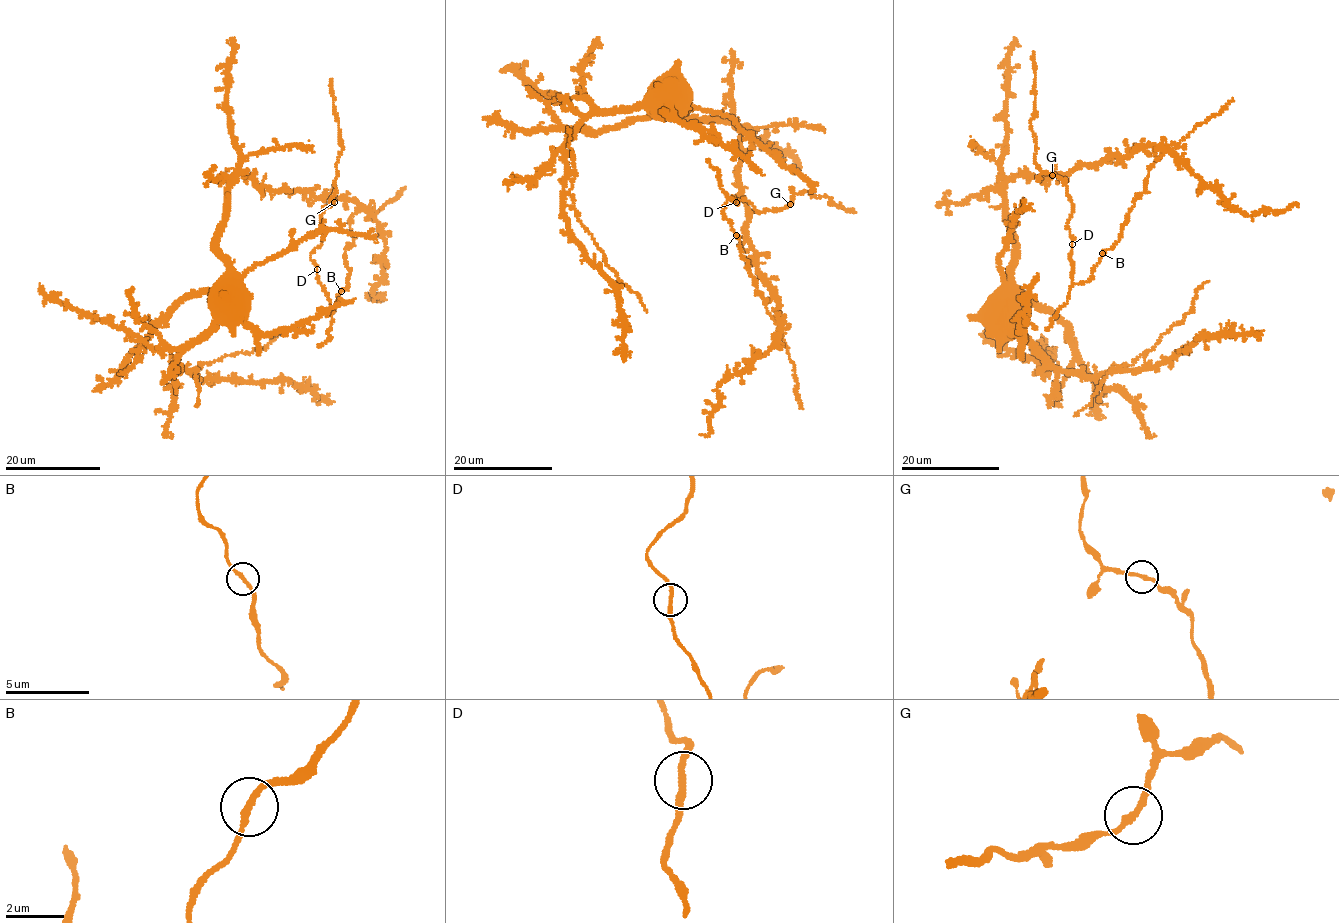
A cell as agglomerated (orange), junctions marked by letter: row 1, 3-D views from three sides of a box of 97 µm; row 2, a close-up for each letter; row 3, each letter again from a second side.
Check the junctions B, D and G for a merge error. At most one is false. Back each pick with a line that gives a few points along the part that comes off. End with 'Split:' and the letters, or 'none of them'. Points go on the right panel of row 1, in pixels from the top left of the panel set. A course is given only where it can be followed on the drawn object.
Split: none of them

